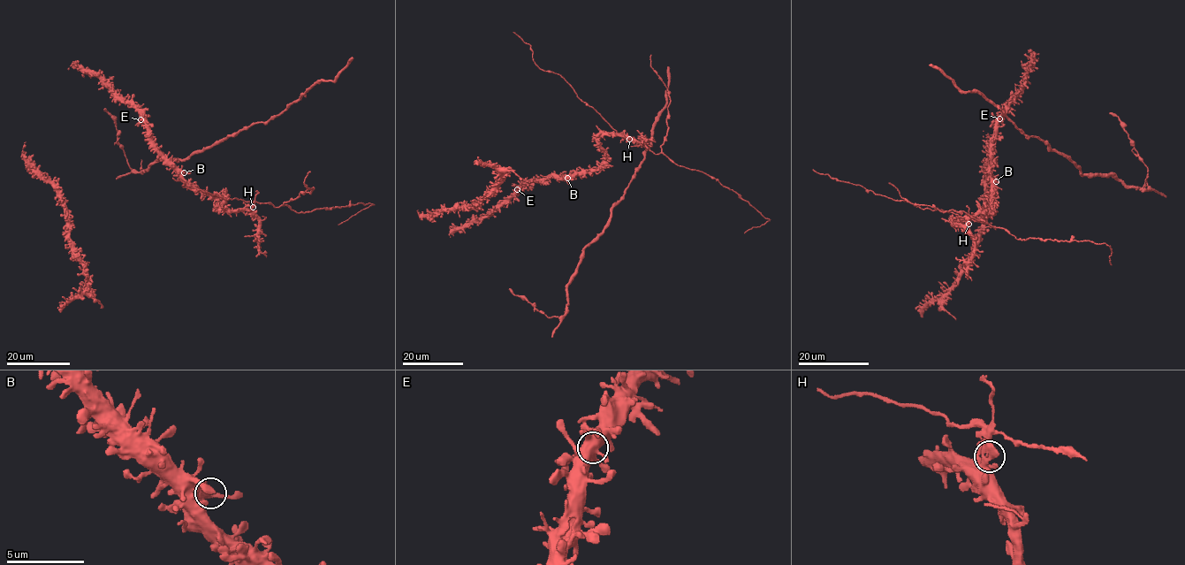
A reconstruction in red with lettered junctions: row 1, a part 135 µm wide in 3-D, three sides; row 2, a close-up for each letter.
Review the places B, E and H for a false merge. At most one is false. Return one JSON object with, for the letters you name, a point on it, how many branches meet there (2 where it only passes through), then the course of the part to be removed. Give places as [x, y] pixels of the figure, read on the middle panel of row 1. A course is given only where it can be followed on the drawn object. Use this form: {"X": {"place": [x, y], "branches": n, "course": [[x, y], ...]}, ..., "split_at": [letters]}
{"H": {"place": [629, 139], "branches": 2, "course": [[629, 139], [645, 145], [655, 154], [664, 153], [676, 164], [716, 179], [769, 221], [744, 232]]}, "split_at": ["H"]}

